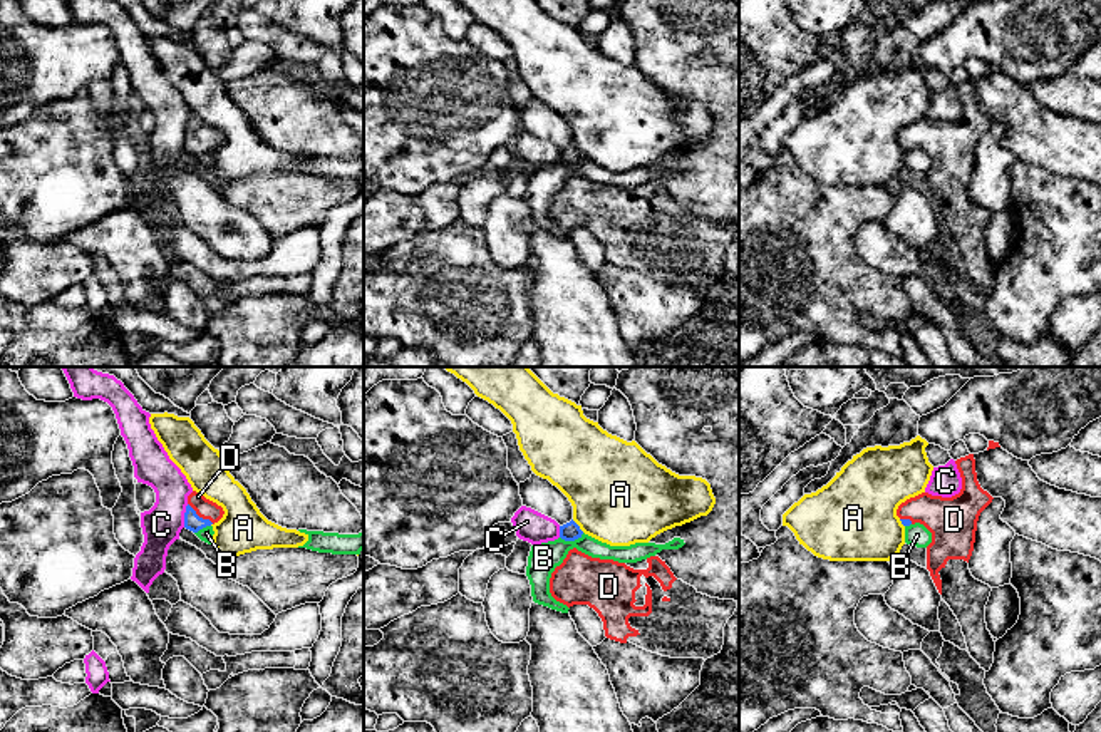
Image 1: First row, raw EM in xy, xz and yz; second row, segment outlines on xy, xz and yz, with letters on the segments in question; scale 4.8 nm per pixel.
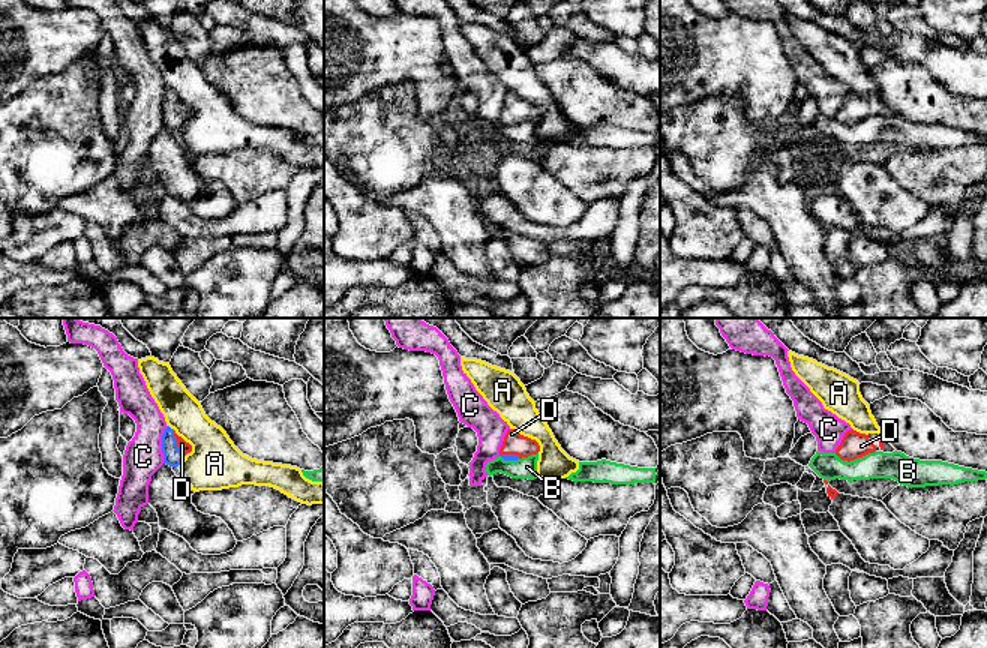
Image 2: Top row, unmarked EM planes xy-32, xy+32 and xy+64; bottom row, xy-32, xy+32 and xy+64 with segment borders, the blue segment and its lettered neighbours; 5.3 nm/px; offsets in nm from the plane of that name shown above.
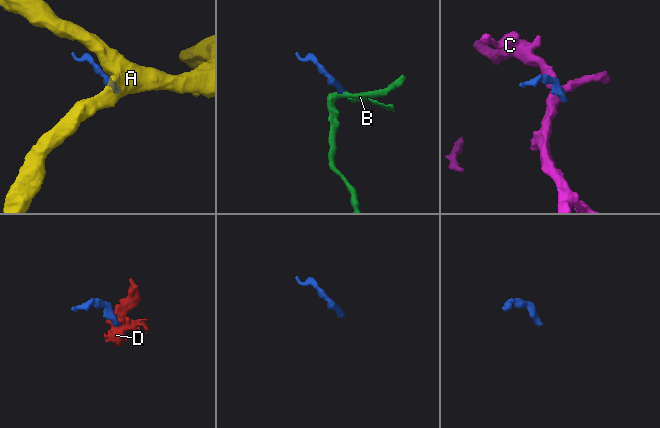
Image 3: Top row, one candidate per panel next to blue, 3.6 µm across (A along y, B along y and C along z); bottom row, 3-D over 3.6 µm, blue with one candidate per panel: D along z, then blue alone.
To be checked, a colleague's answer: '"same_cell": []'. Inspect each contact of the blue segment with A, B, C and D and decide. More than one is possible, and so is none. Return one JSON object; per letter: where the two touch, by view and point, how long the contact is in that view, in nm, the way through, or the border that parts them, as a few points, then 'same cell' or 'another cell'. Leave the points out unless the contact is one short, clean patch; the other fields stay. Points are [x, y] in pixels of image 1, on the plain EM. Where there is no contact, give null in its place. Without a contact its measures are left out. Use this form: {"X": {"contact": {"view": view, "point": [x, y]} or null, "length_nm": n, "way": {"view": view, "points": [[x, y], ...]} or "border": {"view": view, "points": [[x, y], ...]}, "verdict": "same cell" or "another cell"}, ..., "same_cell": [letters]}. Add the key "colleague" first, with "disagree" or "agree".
{"colleague": "disagree", "A": {"contact": {"view": "xz", "point": [578, 151]}, "length_nm": 90, "border": {"view": "xz", "points": [[572, 144], [584, 156]]}, "verdict": "another cell"}, "B": {"contact": {"view": "xz", "point": [572, 164]}, "length_nm": 120, "border": {"view": "xz", "points": [[584, 158], [573, 164], [560, 163]]}, "verdict": "another cell"}, "C": {"contact": {"view": "xy", "point": [185, 141]}, "length_nm": 110, "border": {"view": "xy", "points": [[188, 129], [183, 139], [183, 151]]}, "verdict": "another cell"}, "D": {"contact": {"view": "xy", "point": [198, 141]}, "length_nm": 160, "way": {"view": "xy", "points": [[191, 144], [198, 141], [205, 133]]}, "verdict": "same cell"}, "same_cell": ["D"]}

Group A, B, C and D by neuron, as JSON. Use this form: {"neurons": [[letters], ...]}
{"neurons": [["A"], ["B"], ["C"], ["D"]]}

